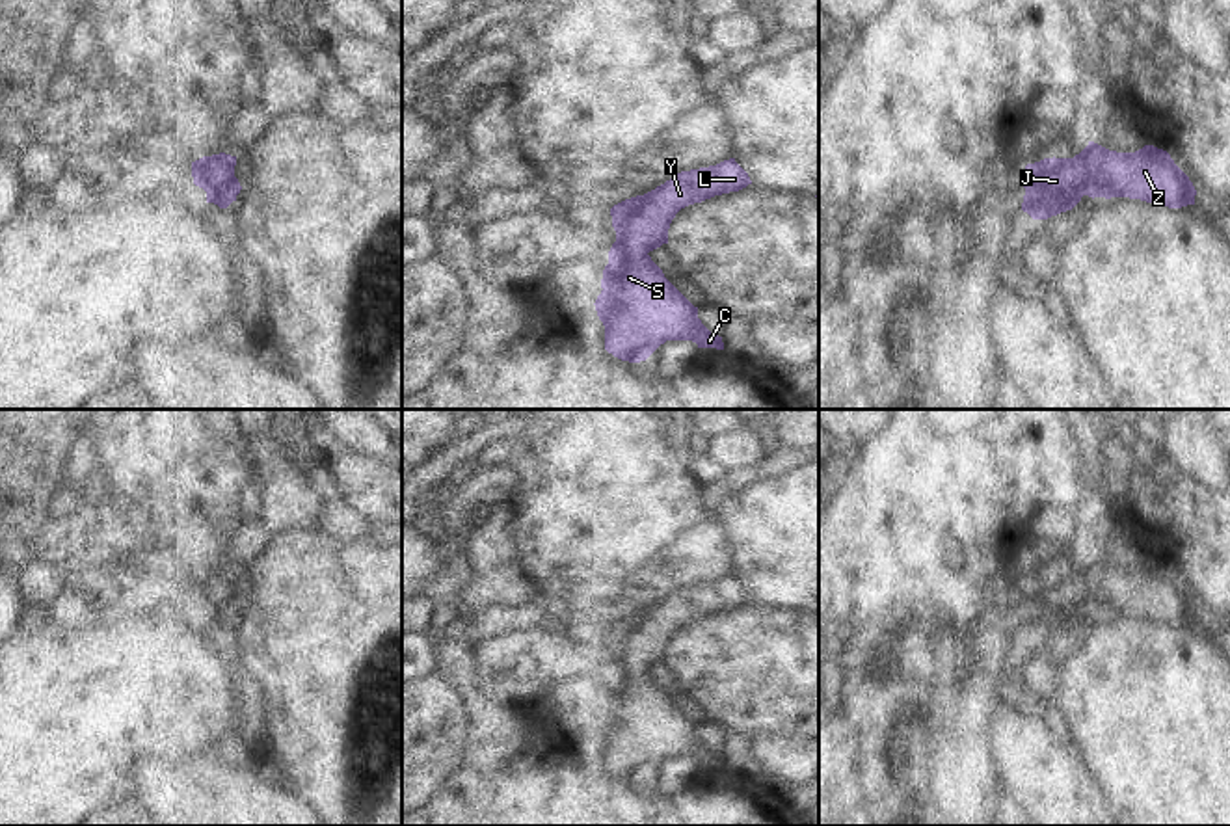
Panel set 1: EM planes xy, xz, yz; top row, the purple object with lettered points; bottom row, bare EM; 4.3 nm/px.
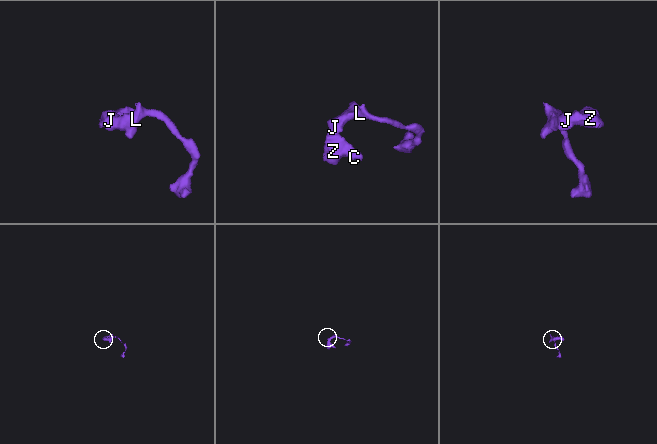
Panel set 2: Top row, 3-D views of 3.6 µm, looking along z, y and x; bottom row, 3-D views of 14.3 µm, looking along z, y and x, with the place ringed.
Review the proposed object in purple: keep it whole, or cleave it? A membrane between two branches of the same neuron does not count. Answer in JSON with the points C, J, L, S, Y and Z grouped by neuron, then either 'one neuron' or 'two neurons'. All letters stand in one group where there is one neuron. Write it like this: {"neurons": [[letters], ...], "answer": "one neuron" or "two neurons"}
{"neurons": [["C", "J", "L", "S", "Y", "Z"]], "answer": "one neuron"}

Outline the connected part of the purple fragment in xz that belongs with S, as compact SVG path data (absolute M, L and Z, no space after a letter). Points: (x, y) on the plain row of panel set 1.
M735 579L681 588L655 606L610 625L616 659L603 686L595 727L605 742L605 766L629 779L646 778L666 757L692 757L724 766L694 724L651 677L649 668L668 660L675 631L715 612L752 601Z

